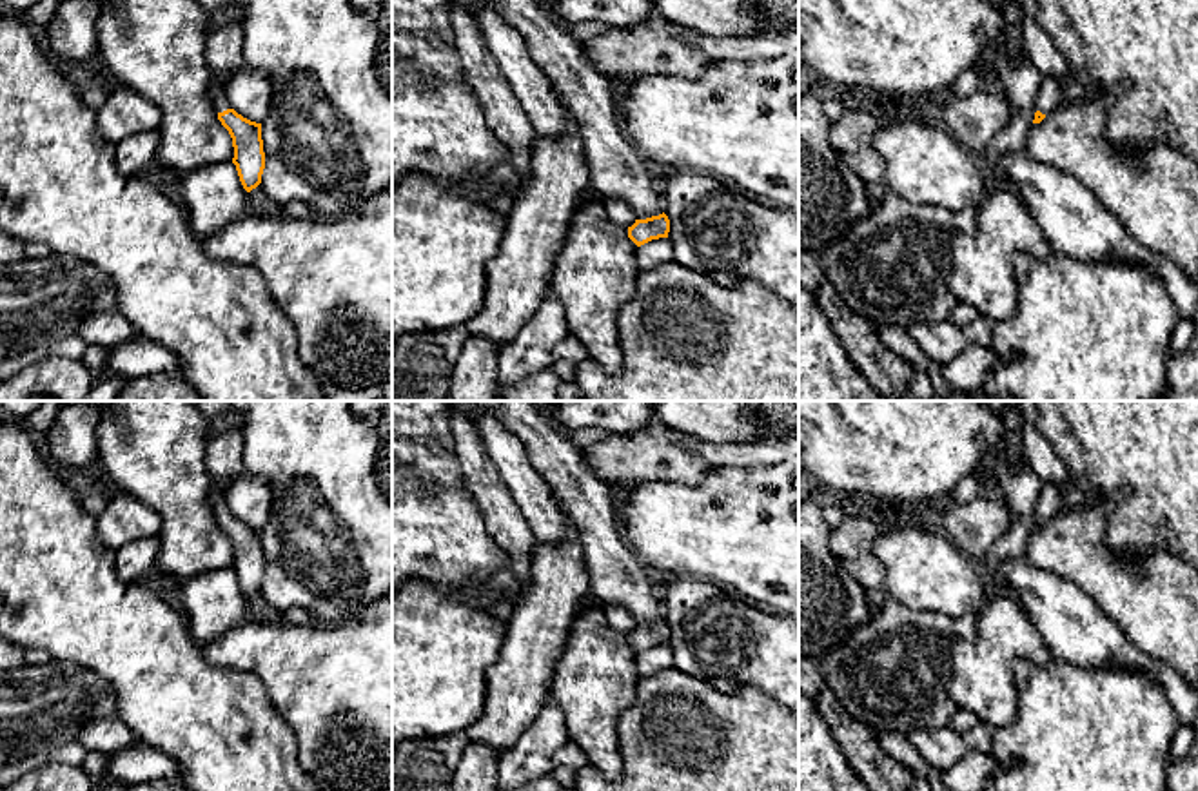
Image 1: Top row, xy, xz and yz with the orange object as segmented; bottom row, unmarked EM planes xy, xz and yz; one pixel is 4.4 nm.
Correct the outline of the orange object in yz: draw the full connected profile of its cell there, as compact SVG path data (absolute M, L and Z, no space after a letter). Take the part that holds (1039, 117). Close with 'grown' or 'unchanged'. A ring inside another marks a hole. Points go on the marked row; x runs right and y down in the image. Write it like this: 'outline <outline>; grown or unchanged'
outline M1071 71L1064 78L1042 76L1042 83L1036 94L1036 112L1033 123L1040 123L1056 105L1060 105L1065 89L1075 89Z; grown

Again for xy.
outline M216 74L211 78L209 98L218 112L218 120L232 138L232 163L236 165L240 181L243 189L250 192L261 183L265 169L261 123L243 118L231 107L225 94L225 83L218 83Z; grown

